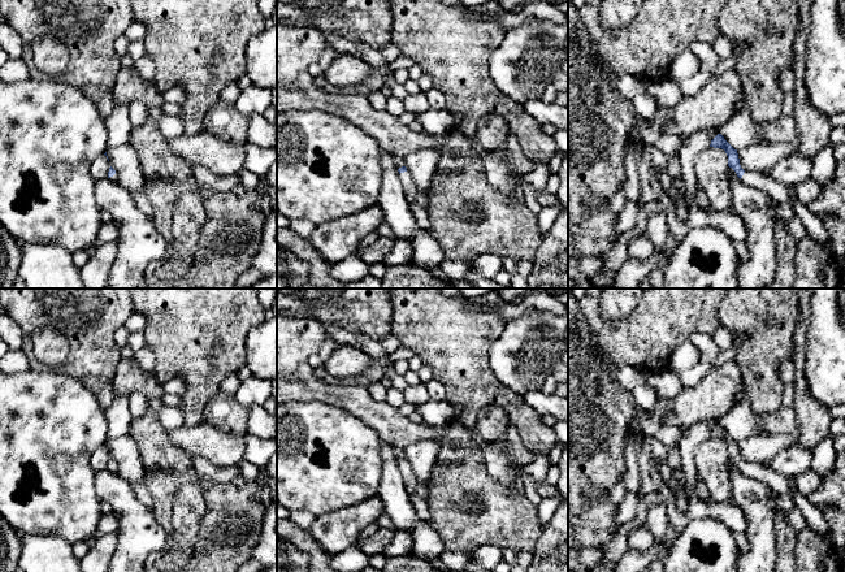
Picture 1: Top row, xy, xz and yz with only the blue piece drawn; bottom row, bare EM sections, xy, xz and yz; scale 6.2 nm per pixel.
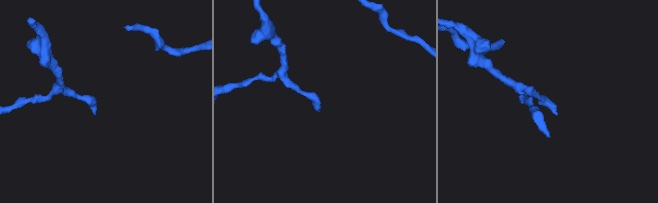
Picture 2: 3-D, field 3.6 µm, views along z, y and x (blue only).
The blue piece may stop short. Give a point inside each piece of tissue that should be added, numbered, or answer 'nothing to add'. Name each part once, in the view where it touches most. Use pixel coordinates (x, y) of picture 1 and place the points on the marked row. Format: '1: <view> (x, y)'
1: xz (410, 190)

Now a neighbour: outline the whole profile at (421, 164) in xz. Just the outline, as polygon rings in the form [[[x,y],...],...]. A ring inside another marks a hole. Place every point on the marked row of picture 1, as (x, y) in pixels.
[[[422,148],[404,157],[404,166],[411,174],[417,192],[428,191],[441,159],[441,150]]]

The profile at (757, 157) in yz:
[[[801,138],[796,143],[768,144],[755,142],[737,151],[745,172],[760,173],[800,151]]]

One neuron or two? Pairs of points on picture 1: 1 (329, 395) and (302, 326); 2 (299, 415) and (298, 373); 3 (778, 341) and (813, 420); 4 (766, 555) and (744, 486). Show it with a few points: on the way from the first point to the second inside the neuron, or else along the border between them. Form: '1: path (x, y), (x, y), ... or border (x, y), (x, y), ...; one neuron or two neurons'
1: path (311, 381), (302, 372), (302, 345); one neuron
2: border (290, 401), (320, 401), (329, 404); two neurons
3: border (796, 328), (792, 352), (788, 358); two neurons
4: path (762, 538), (761, 516), (748, 503); one neuron

